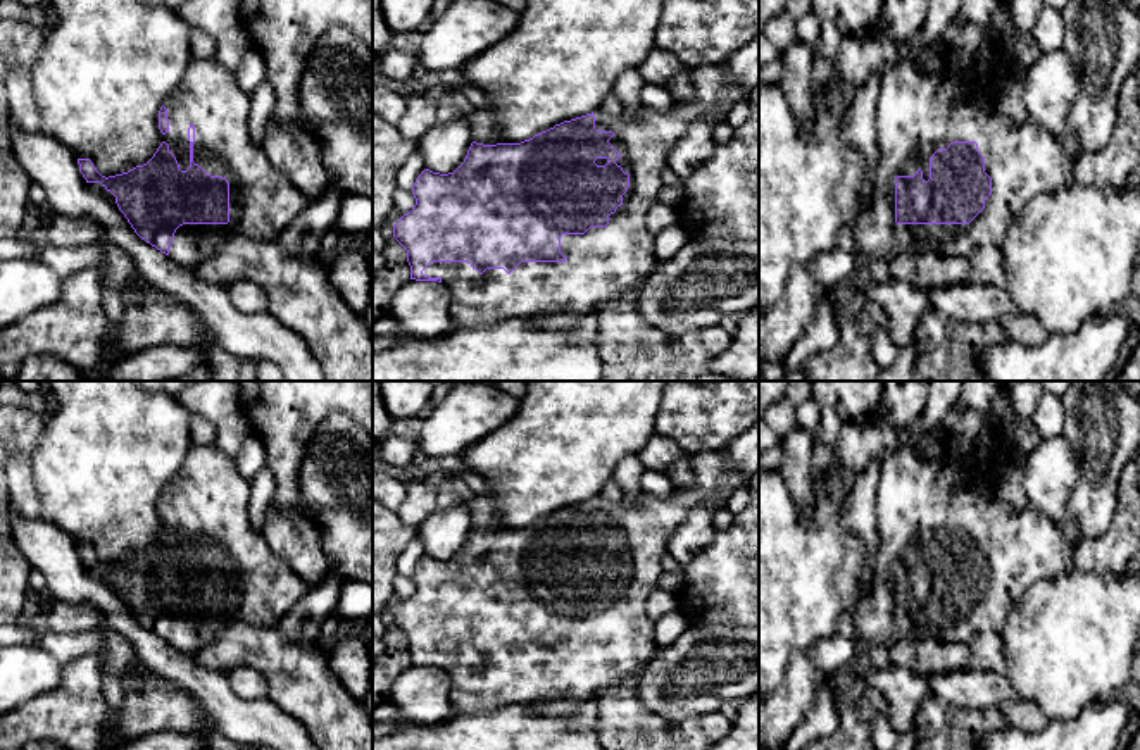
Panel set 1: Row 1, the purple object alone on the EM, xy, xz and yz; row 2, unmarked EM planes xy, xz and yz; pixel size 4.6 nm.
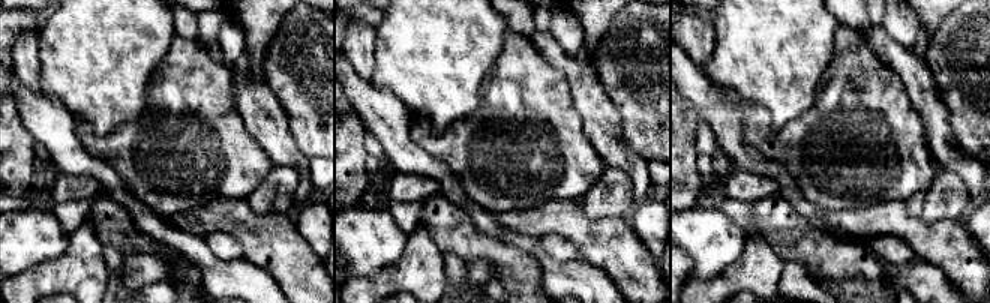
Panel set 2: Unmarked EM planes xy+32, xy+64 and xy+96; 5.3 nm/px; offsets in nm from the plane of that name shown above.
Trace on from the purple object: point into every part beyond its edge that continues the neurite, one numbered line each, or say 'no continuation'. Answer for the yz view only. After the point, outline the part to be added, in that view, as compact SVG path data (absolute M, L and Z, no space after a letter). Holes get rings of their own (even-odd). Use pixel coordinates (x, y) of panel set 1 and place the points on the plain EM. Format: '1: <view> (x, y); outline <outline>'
1: yz (918, 499); outline M978 434L966 452L955 452L947 440L943 448L938 459L924 459L916 448L900 448L881 466L874 579L854 610L855 629L868 643L890 647L900 636L968 643L983 631L1000 633L1011 610L1033 583L1054 579L1071 566L1074 547L1049 517L1031 509L1011 510L997 497L992 460L1014 453L1004 440L995 434L988 443ZM952 528L976 528L985 543L985 559L992 564L992 581L985 586L985 595L969 610L897 610L895 564L914 562L921 555L923 566L928 567L930 543Z

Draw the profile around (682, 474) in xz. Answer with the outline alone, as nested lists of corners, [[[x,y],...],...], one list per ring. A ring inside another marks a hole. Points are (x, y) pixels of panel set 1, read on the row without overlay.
[[[683,452],[667,467],[666,474],[671,479],[674,490],[688,490],[693,484],[693,481],[695,481],[693,455]]]

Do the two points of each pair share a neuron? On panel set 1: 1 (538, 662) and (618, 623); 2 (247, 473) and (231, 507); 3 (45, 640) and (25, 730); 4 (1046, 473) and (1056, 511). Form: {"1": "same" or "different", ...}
{"1": "same", "2": "different", "3": "different", "4": "same"}

